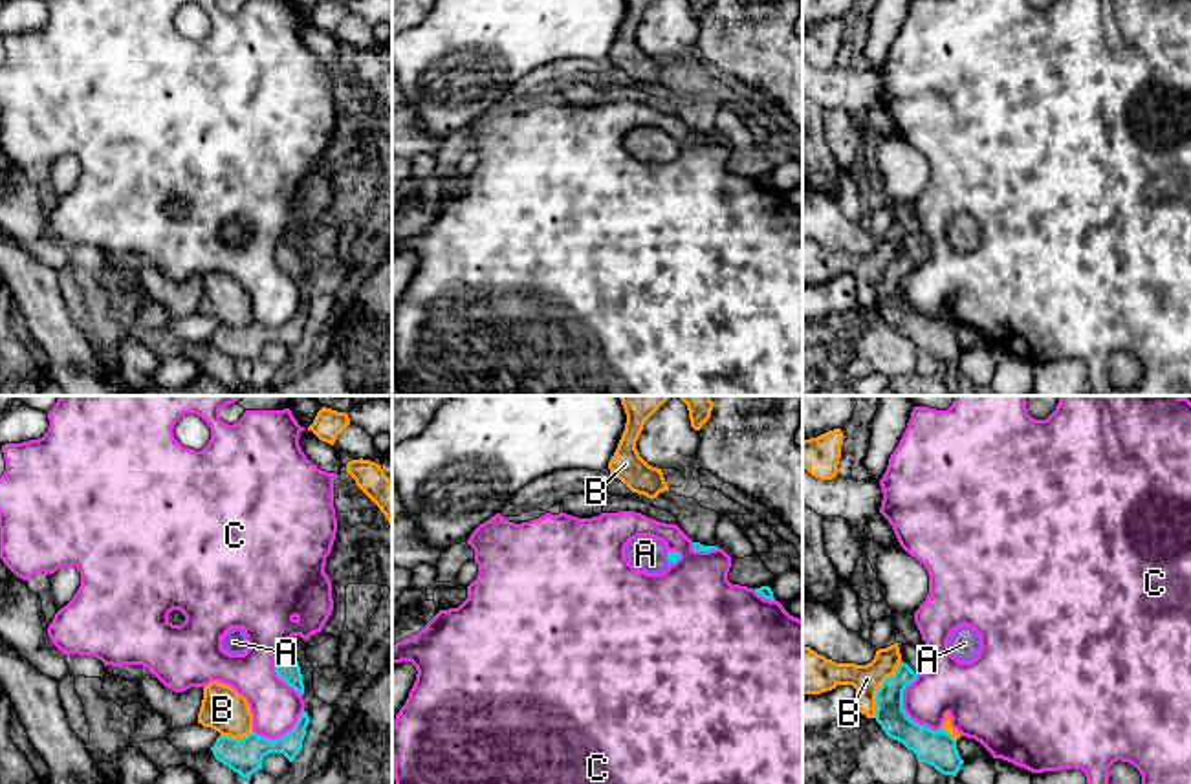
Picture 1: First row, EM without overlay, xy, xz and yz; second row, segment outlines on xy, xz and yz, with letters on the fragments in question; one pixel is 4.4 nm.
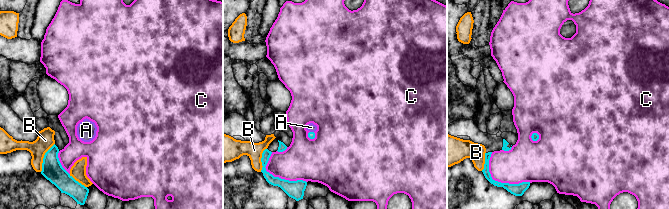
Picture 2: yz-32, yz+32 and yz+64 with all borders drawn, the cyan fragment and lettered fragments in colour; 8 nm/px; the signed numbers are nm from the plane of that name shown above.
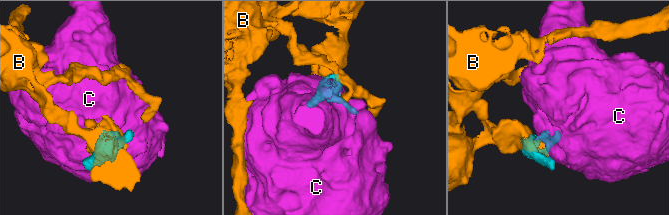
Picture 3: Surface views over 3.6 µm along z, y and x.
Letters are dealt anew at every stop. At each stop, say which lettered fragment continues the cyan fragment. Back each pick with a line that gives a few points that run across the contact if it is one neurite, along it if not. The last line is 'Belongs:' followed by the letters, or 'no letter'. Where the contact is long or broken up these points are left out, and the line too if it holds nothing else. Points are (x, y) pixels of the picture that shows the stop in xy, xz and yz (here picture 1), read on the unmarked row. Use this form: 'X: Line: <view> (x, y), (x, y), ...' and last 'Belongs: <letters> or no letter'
A: Line: xz (671, 145), (667, 147), (645, 143)
Belongs: A

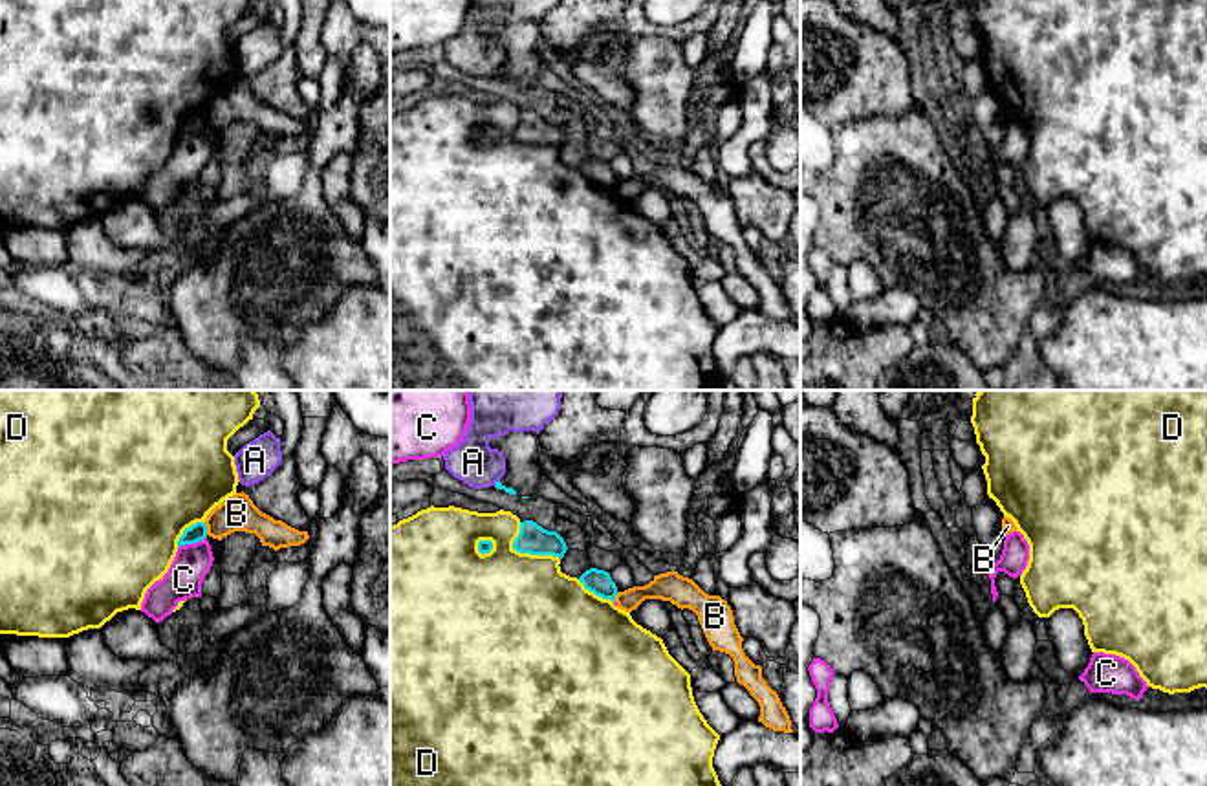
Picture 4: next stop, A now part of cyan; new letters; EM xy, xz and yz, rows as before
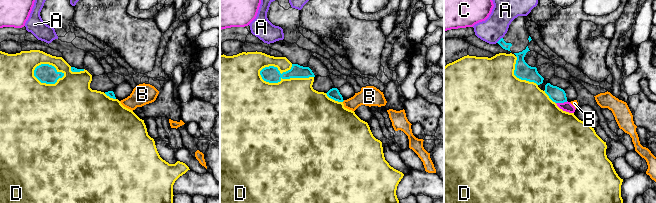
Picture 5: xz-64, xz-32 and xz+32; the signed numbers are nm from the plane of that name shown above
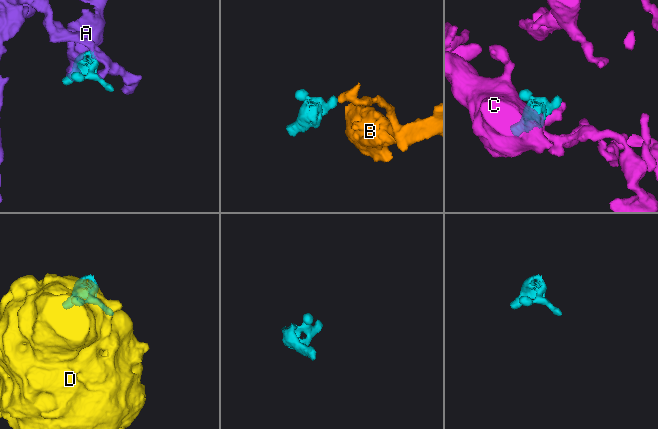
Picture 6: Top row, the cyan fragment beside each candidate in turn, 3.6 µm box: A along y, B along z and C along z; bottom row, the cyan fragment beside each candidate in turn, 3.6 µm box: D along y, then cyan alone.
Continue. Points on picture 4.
Belongs: no letter

